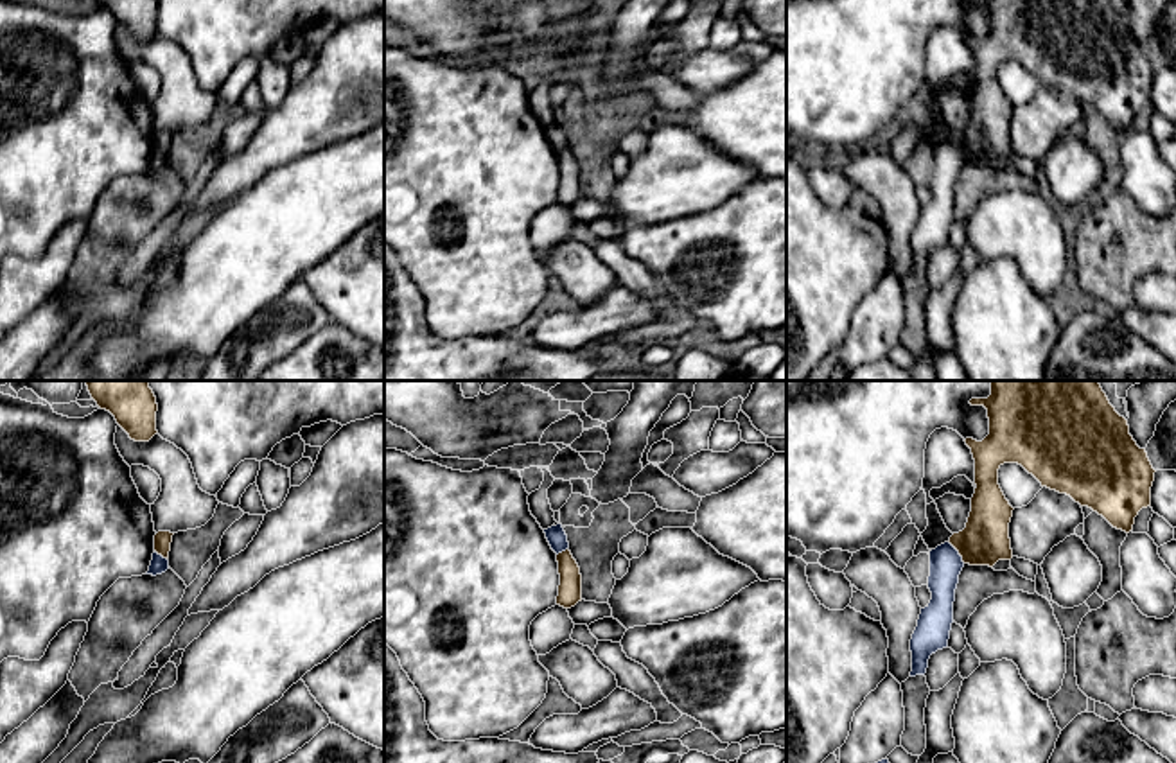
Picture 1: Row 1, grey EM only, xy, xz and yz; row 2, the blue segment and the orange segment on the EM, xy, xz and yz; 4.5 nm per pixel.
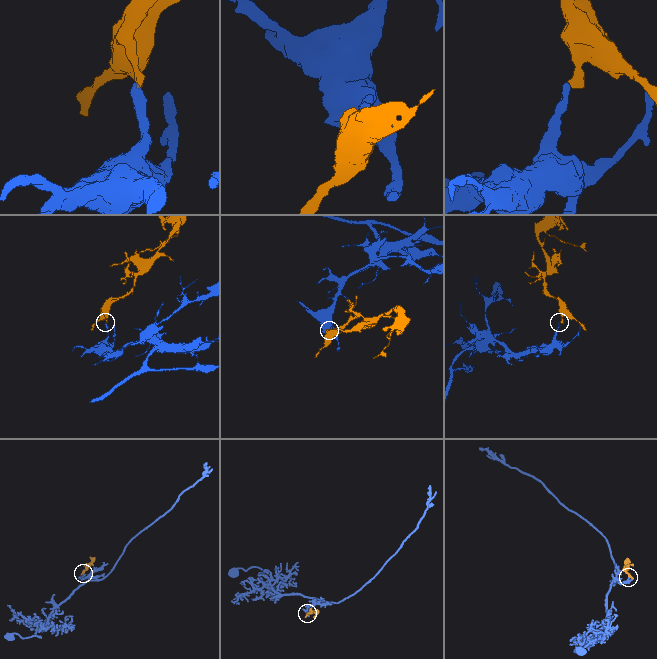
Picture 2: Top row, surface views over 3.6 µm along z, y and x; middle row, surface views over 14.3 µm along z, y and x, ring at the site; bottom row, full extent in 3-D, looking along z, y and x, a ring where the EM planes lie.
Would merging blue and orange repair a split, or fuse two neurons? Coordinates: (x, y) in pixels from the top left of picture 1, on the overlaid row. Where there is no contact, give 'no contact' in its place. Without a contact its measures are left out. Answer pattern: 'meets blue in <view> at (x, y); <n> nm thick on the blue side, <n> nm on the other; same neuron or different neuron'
meets blue in yz at (957, 552); 140 nm thick on the blue side, 220 nm on the other; different neuron

